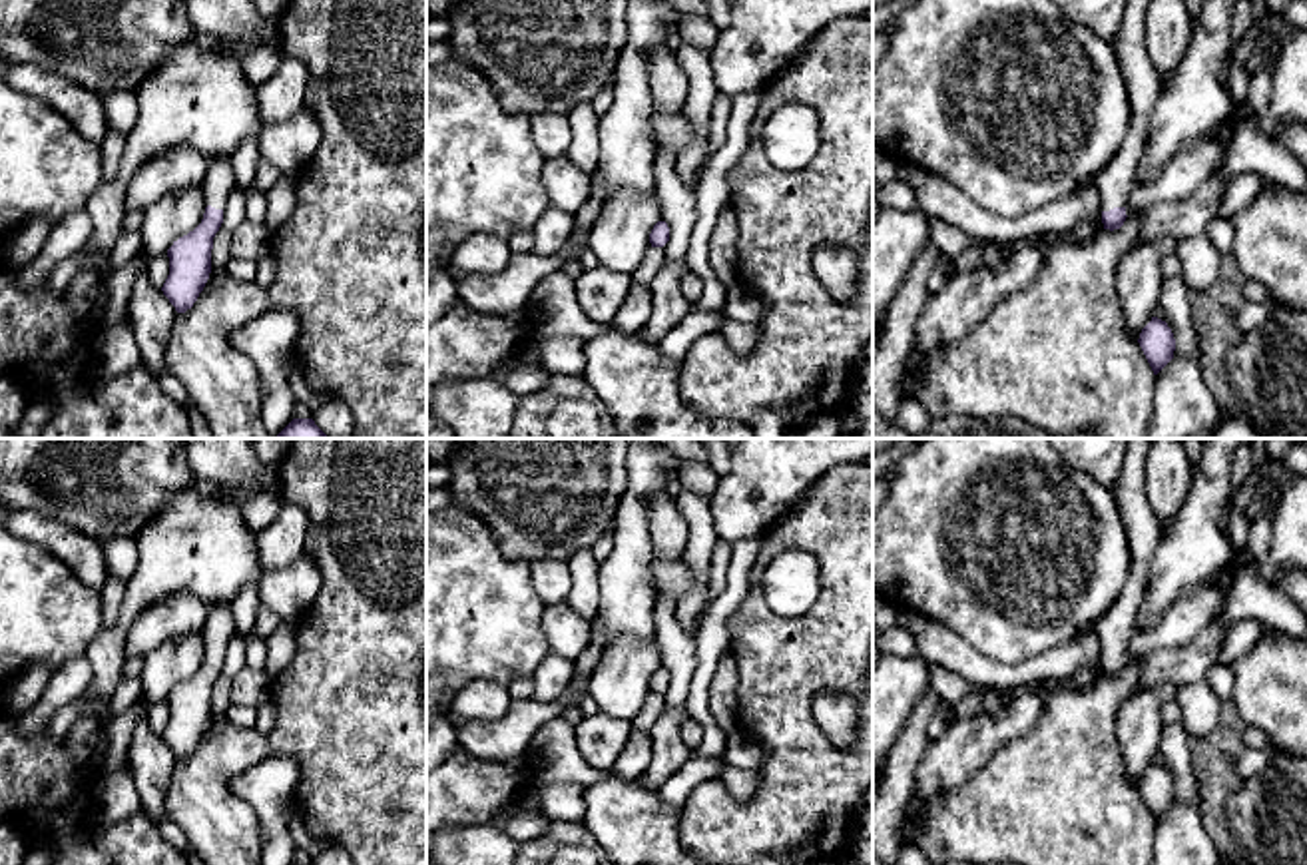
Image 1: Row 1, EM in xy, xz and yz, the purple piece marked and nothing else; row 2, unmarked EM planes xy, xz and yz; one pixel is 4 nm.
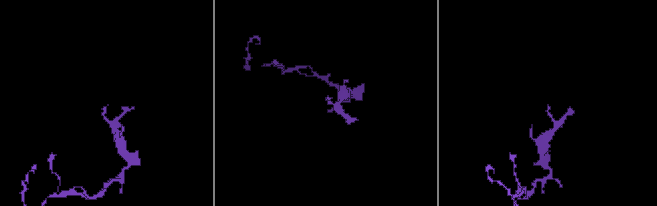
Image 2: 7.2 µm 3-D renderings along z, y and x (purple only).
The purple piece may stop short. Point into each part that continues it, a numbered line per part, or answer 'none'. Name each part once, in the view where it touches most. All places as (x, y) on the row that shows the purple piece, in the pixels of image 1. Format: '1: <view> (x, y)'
1: yz (1116, 180)

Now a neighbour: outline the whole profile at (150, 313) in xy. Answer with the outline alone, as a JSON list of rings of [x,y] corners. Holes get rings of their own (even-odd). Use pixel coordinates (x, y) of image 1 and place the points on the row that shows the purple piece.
[[[141,271],[131,287],[128,303],[128,323],[141,353],[141,365],[159,375],[165,371],[167,339],[175,321],[175,307],[153,287],[147,273]]]

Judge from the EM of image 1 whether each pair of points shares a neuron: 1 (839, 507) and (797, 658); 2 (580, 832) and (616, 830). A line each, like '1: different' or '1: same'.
1: same
2: different

